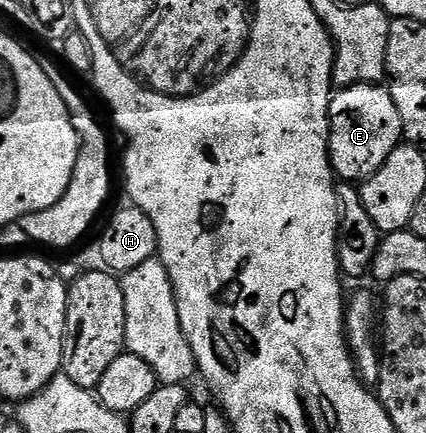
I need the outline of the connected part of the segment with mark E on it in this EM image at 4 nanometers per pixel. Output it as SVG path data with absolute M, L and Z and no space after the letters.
M358 83L352 87L336 90L331 96L331 169L343 181L362 181L368 179L385 159L393 153L395 147L400 146L403 139L403 122L401 113L397 113L397 105L393 101L390 90L386 86L374 83Z

